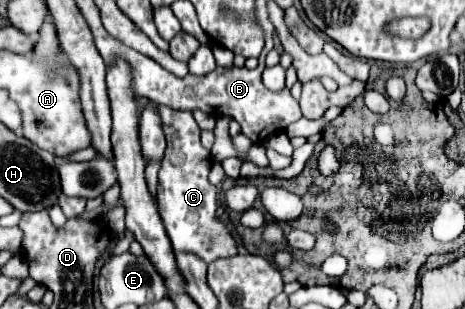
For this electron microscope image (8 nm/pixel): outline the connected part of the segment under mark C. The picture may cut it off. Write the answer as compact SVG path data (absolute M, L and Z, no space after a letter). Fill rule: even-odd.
M165 105L159 107L163 131L167 137L167 149L157 179L157 205L173 249L193 253L205 263L213 263L215 259L223 257L235 257L239 253L237 241L229 225L217 217L219 189L209 183L211 153L199 141L201 129L195 123L193 113L173 111Z

